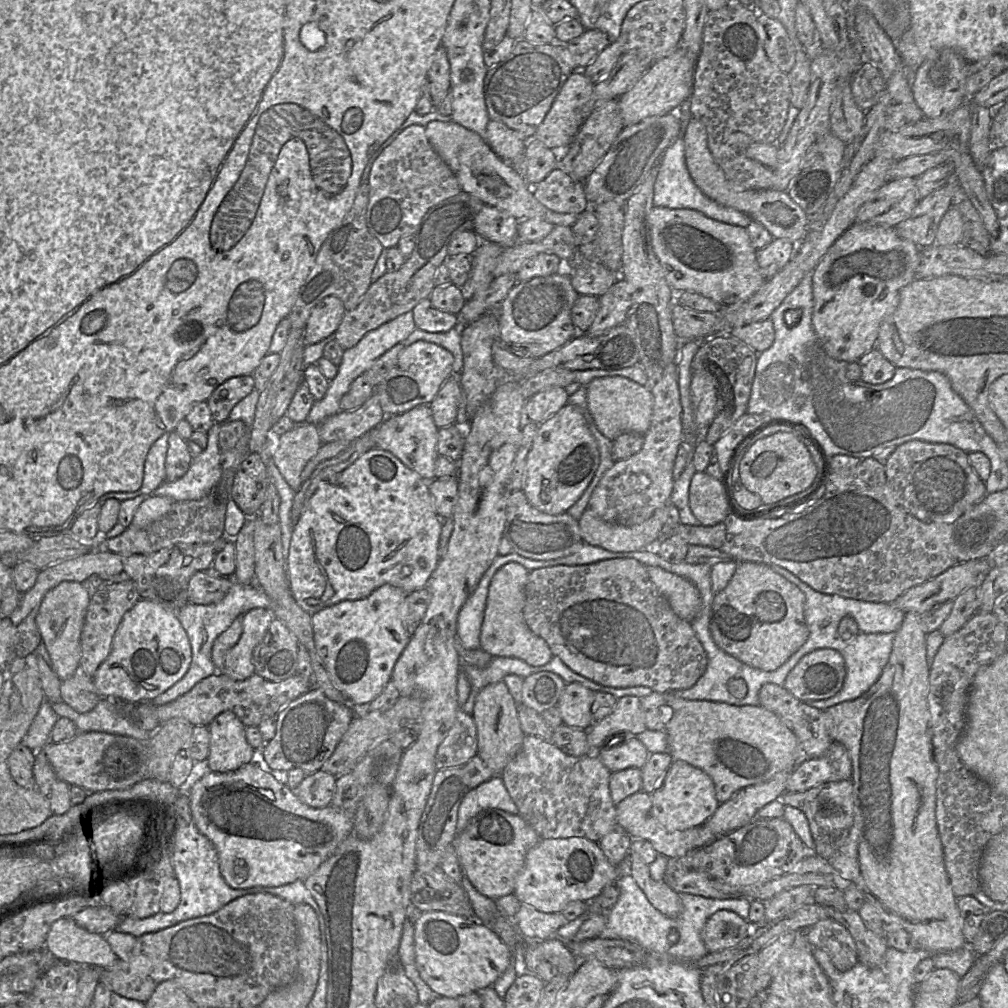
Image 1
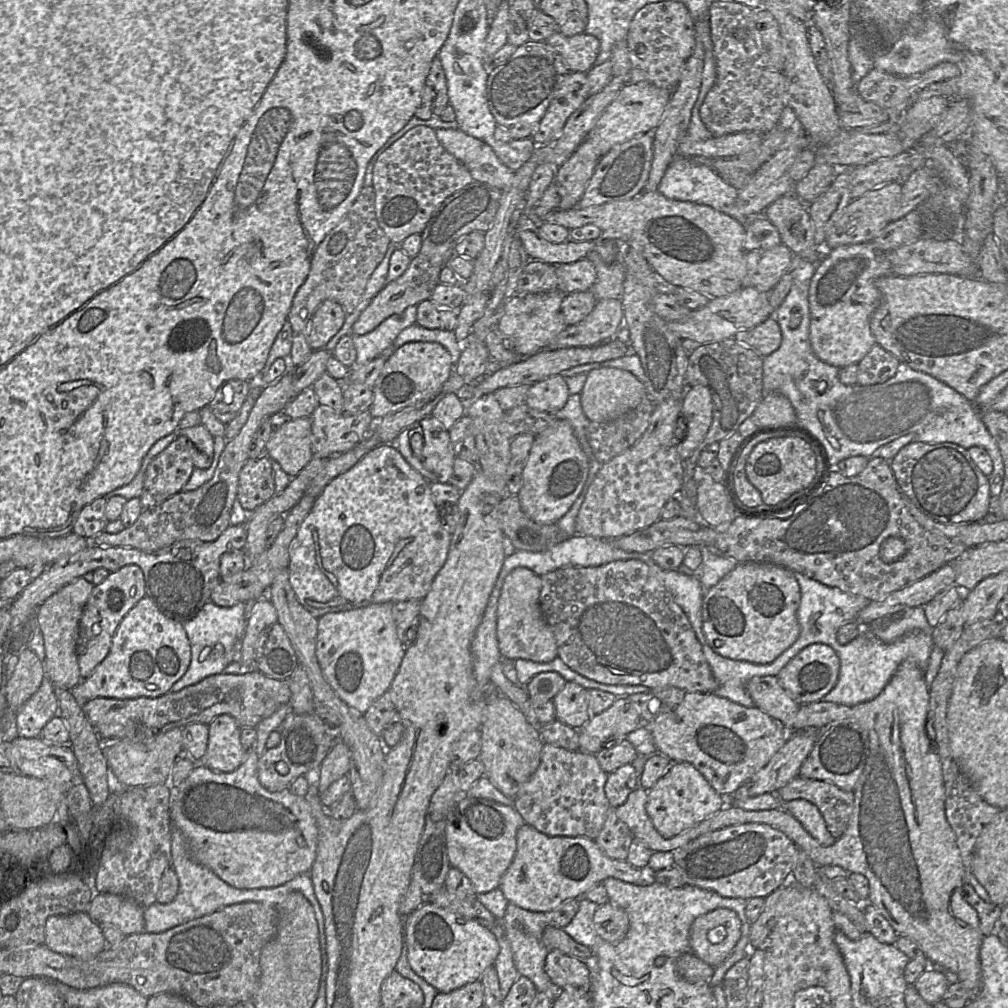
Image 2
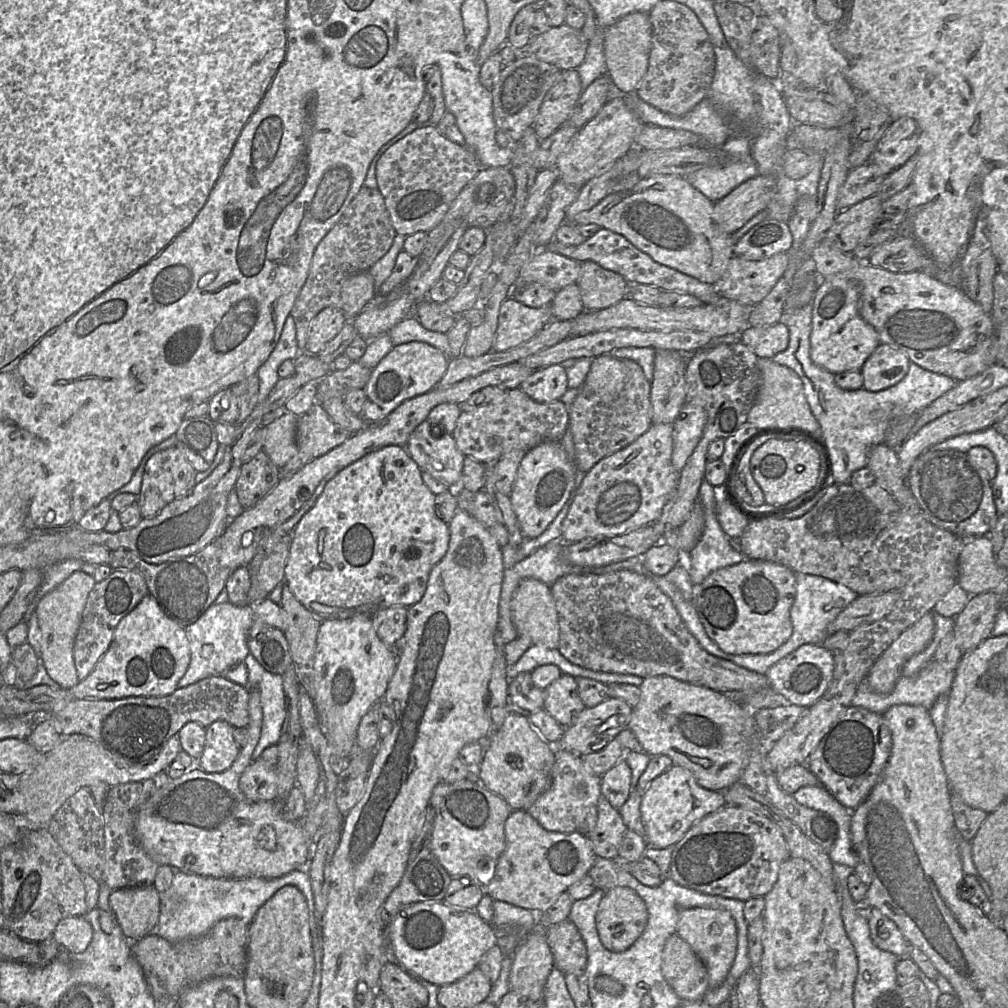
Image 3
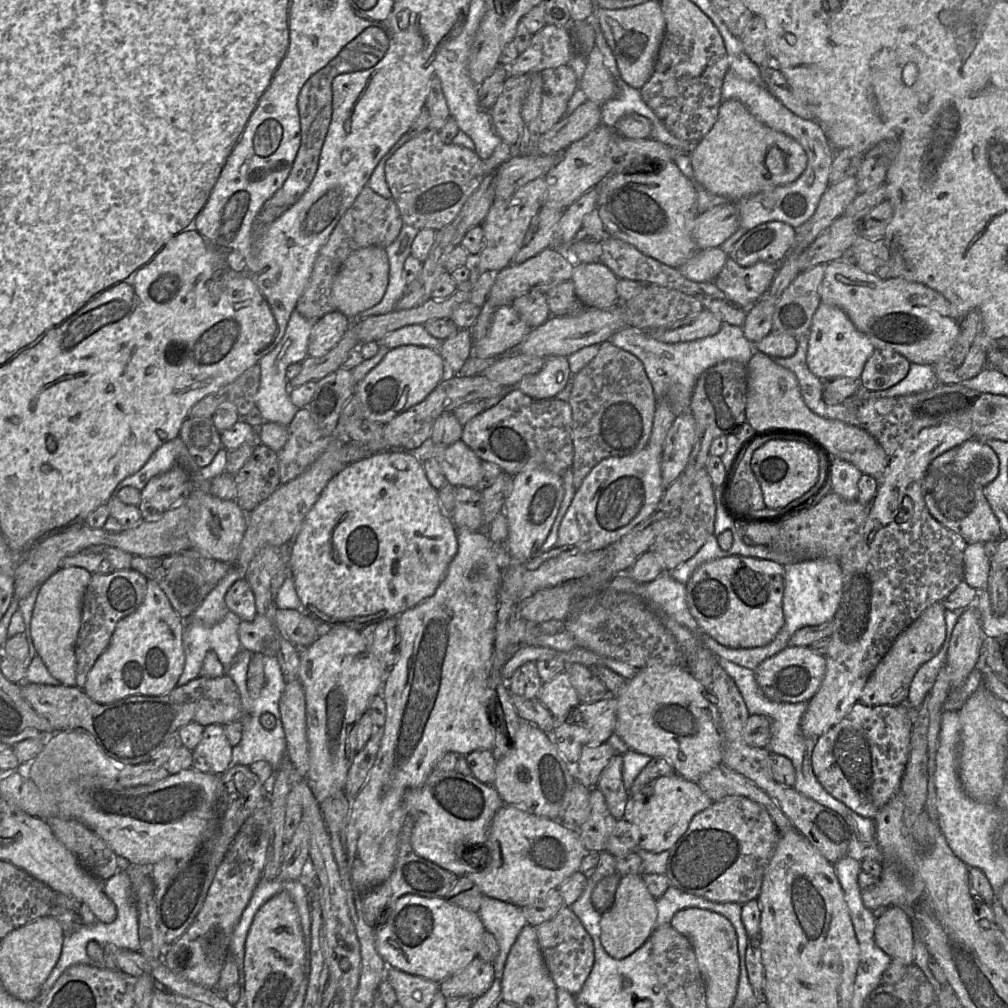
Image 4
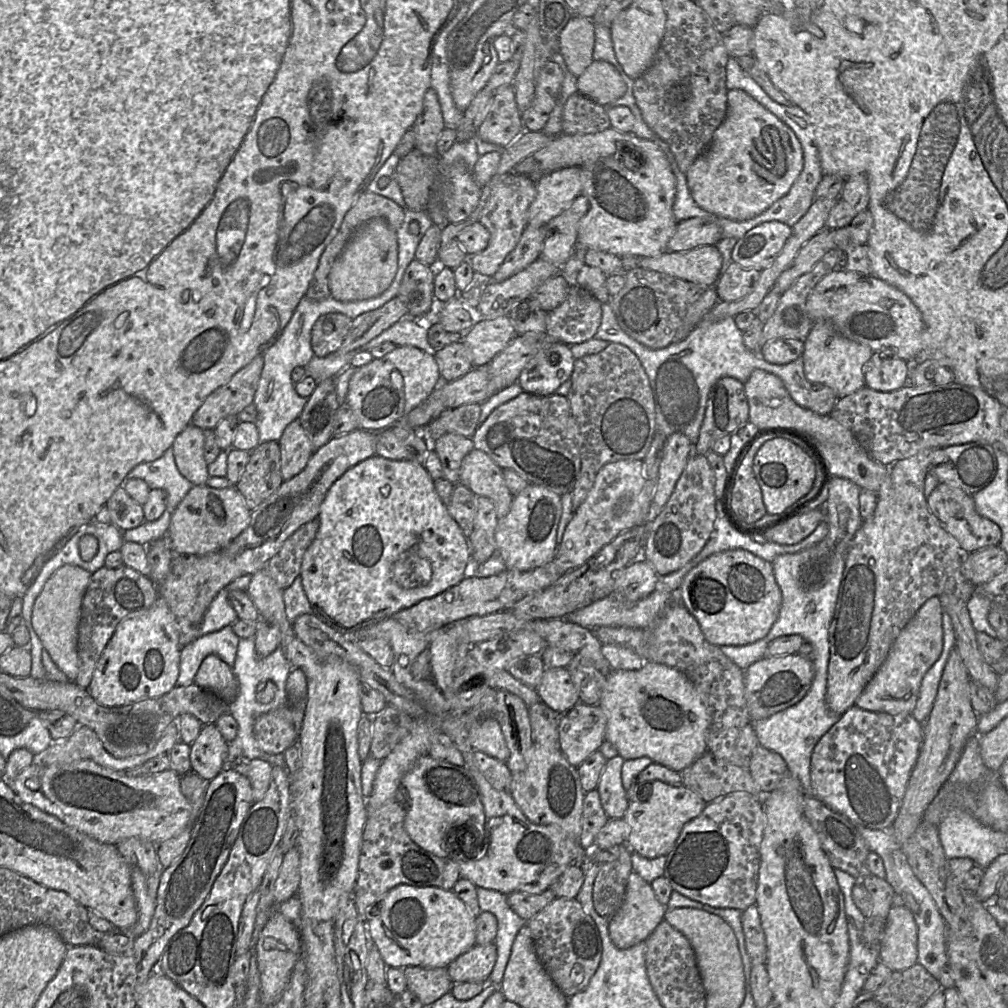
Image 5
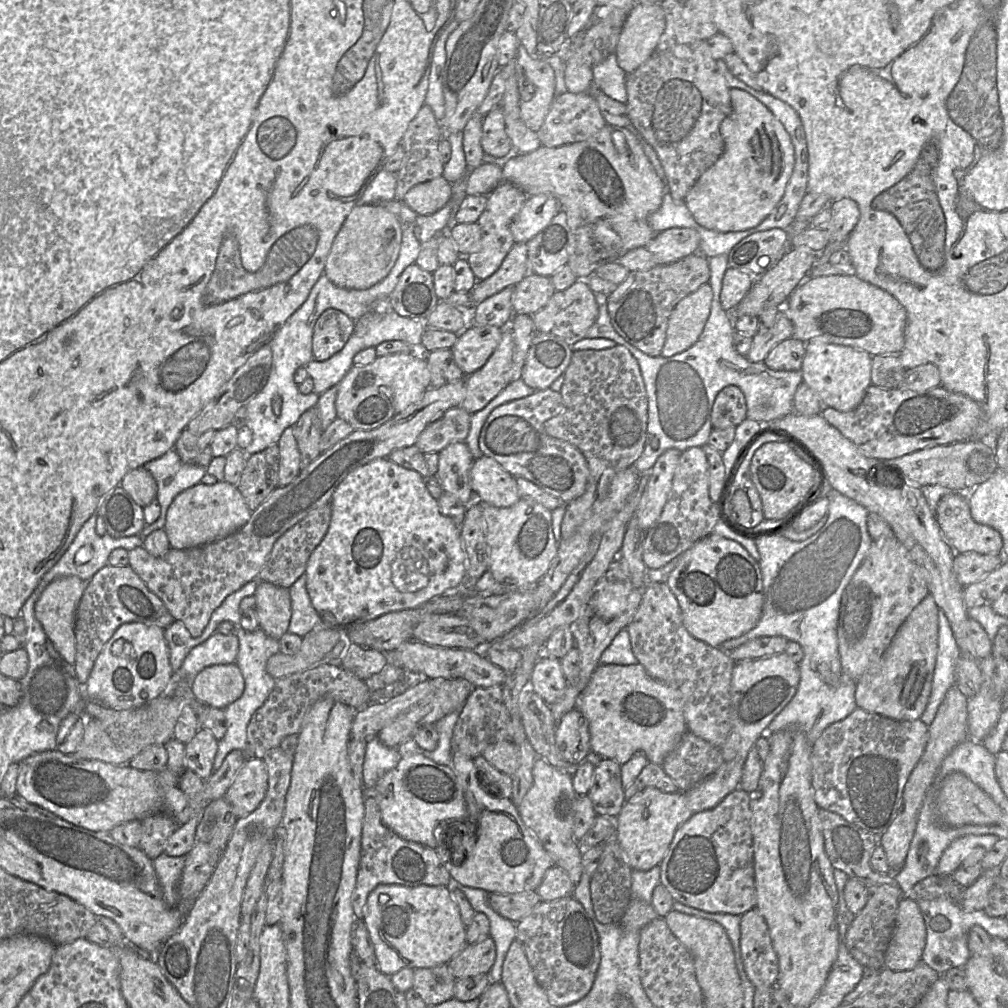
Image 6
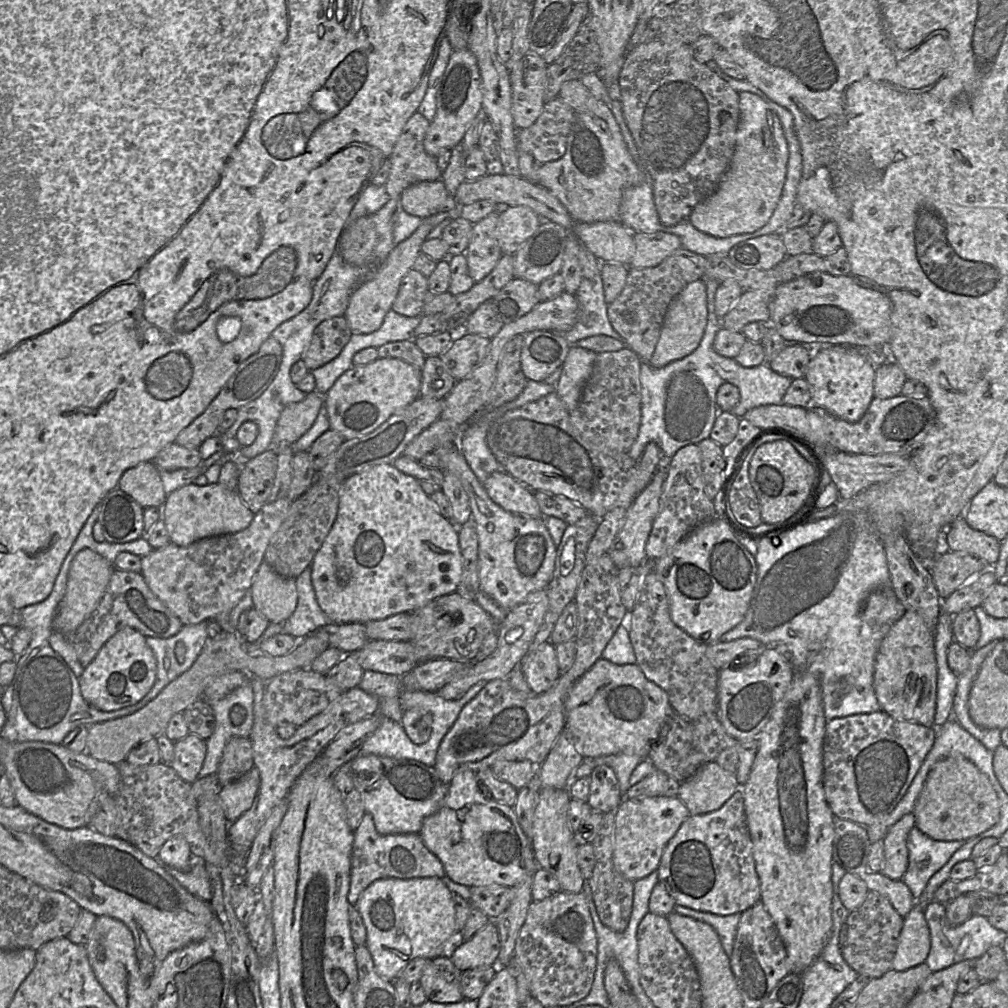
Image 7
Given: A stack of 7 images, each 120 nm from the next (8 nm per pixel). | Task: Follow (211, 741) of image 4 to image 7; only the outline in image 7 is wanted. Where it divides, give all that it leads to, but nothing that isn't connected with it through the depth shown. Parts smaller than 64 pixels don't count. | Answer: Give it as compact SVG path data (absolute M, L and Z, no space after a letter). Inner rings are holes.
M188 733L175 741L174 757L170 766L185 781L193 783L199 777L207 753L206 740Z

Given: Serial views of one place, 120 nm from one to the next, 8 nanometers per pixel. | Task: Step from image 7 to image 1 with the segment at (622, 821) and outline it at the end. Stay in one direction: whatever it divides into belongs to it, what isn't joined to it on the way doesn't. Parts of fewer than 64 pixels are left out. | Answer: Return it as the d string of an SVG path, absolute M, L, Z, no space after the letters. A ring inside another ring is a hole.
M674 760L658 787L651 794L652 814L666 830L684 831L702 826L717 810L715 784L711 777L699 768L682 760Z

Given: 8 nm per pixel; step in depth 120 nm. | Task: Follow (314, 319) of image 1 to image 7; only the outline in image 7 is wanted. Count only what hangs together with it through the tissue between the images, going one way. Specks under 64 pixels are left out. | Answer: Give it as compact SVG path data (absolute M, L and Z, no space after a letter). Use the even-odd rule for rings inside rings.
M344 315L322 321L315 328L312 339L302 355L308 370L312 371L336 358L352 334Z

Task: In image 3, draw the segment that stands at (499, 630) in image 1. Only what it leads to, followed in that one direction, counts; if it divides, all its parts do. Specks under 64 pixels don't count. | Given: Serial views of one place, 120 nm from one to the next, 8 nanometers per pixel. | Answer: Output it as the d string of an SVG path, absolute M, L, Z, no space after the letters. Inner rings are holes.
M523 579L511 599L510 610L518 637L528 637L532 645L558 647L558 615L549 586L536 579Z

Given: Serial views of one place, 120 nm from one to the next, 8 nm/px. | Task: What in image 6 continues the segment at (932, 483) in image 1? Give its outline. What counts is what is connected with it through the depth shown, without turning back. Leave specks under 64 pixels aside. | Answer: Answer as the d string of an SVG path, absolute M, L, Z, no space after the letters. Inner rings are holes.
M947 493L934 502L936 522L956 554L977 552L979 554L1002 555L1003 539L994 528L979 524L970 514L970 507L965 493Z

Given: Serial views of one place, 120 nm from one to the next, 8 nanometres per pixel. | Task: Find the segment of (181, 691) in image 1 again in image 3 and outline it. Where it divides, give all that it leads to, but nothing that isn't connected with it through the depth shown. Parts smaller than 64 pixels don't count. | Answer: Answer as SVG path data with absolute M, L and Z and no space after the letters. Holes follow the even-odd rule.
M221 598L209 606L194 623L185 627L191 659L186 673L178 682L178 688L210 676L225 676L229 669L246 659L250 653L247 644L248 633L254 621L252 604L234 605Z

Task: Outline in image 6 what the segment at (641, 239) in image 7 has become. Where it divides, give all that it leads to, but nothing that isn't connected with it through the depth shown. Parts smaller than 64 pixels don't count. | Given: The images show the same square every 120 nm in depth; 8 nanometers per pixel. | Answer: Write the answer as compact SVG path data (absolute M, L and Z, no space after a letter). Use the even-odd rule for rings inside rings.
M676 227L656 233L645 247L657 265L676 262L699 250L700 236L695 229Z

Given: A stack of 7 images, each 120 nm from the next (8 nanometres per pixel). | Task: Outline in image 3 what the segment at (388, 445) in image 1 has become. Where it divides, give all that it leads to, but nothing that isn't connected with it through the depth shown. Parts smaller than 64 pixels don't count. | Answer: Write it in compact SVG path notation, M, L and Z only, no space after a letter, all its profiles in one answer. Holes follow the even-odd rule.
M425 420L412 432L405 448L422 472L429 473L449 488L459 487L465 456L458 450L451 434L444 433L442 436L433 436L431 424Z

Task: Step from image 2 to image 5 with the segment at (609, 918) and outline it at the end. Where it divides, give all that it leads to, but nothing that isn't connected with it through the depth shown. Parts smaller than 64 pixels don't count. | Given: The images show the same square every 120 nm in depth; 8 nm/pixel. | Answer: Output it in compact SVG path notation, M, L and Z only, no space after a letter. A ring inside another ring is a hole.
M634 871L628 878L625 897L620 909L609 919L609 936L616 948L624 950L645 942L655 928L664 920L666 907L661 904L650 883Z

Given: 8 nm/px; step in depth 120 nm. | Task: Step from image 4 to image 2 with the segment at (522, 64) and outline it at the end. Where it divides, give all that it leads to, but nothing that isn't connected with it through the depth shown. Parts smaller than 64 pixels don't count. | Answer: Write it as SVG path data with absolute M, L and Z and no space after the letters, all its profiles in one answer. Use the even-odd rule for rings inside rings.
M557 30L546 42L563 57L570 72L588 72L600 50L599 40L587 33L565 36Z

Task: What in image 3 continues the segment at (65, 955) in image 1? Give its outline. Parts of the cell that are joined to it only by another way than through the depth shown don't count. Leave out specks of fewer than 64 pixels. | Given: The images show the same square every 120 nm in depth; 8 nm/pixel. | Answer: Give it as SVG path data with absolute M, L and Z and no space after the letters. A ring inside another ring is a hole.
M84 916L68 917L57 924L52 937L62 950L81 953L90 944L93 929Z

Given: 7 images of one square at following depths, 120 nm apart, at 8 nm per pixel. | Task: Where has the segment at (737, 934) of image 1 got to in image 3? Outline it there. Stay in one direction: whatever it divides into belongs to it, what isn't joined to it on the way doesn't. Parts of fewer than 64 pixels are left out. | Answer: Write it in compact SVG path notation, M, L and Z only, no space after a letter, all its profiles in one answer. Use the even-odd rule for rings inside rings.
M685 909L679 915L676 934L692 948L705 965L709 977L709 988L720 986L726 979L736 955L737 928L732 915L726 910Z

